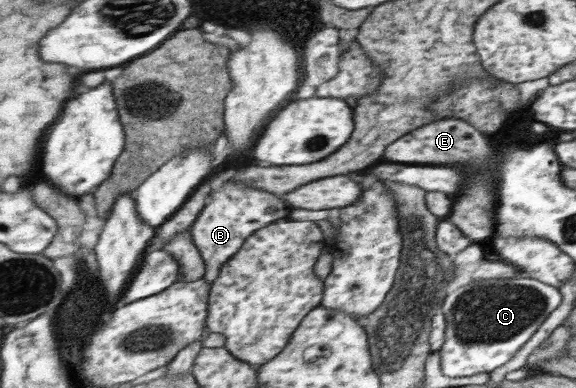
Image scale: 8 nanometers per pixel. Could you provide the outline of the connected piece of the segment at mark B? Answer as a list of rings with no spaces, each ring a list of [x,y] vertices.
[[[229,180],[213,189],[206,199],[189,231],[193,233],[193,241],[197,241],[197,249],[204,261],[203,278],[209,283],[220,275],[221,265],[239,250],[247,237],[276,220],[288,219],[291,213],[277,195]]]

